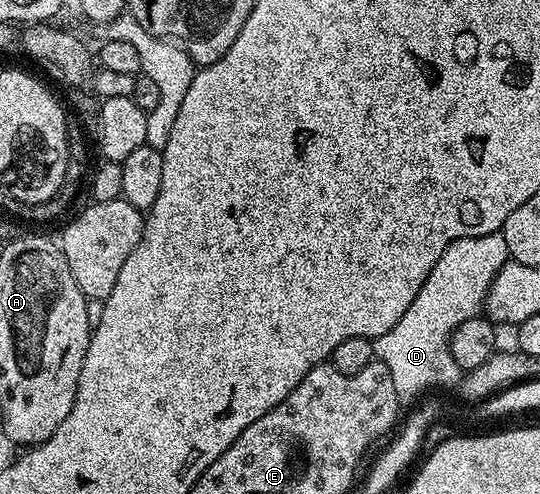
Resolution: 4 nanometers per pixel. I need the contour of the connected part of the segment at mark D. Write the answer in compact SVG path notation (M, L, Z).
M504 233L467 236L455 240L445 249L443 256L439 256L435 268L431 268L427 280L423 280L423 288L419 288L419 296L411 300L411 308L403 312L399 324L395 324L395 328L391 328L383 336L372 339L376 361L387 364L387 372L391 372L395 392L402 403L409 402L412 398L435 389L436 386L456 387L460 383L463 372L459 364L455 364L455 356L451 356L449 338L455 332L455 328L463 324L463 320L471 320L482 313L489 286L495 280L499 268L503 268L503 264L507 261L510 261L510 257Z

